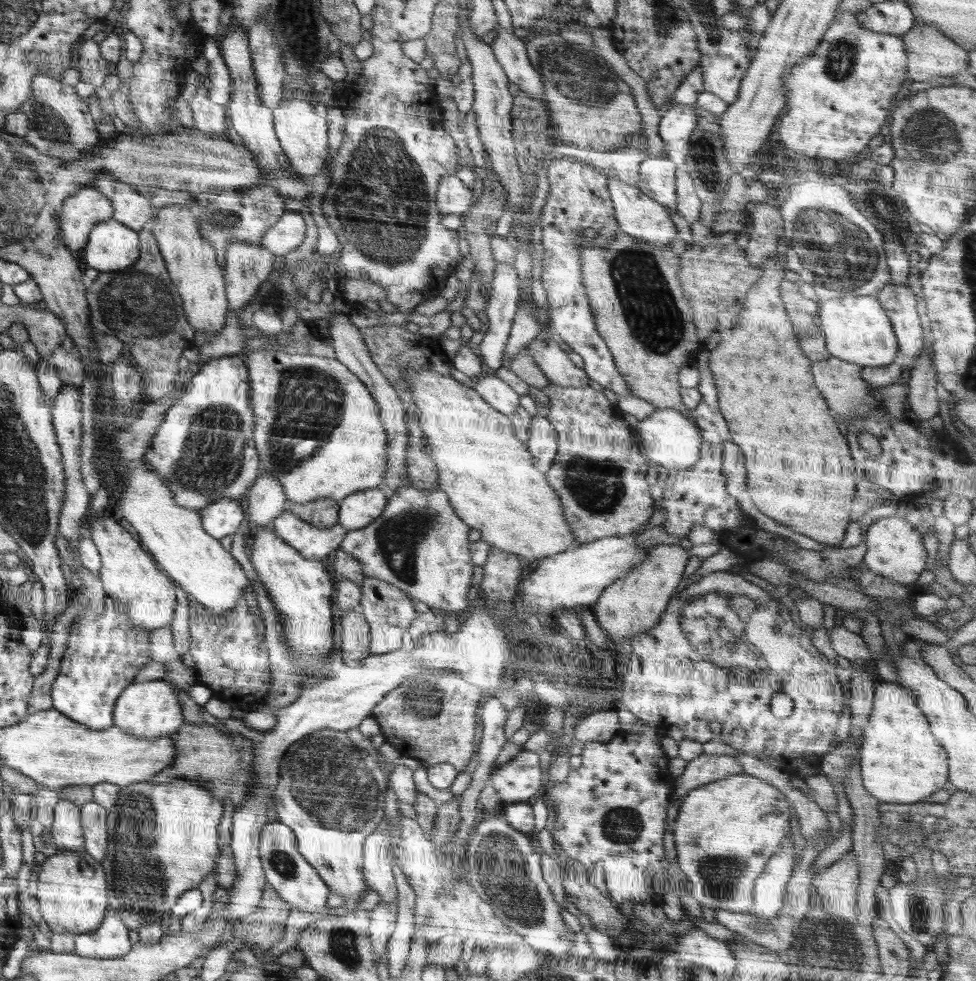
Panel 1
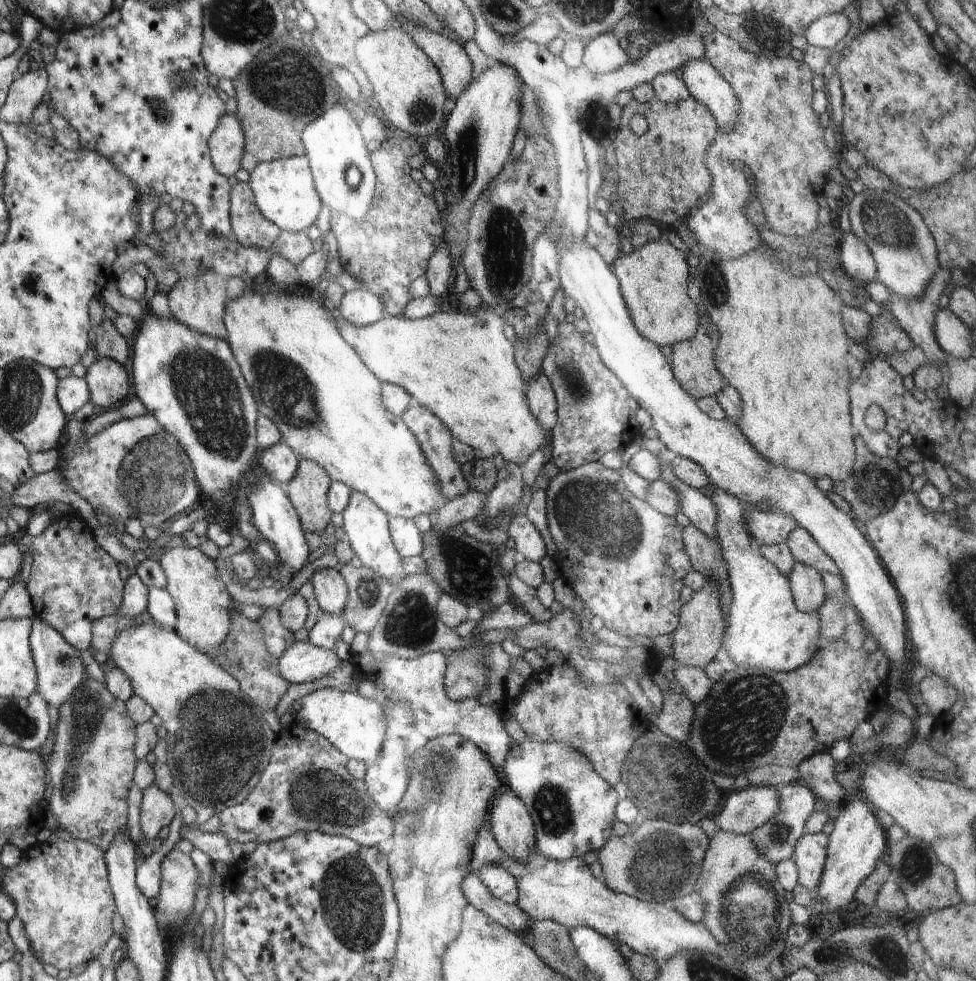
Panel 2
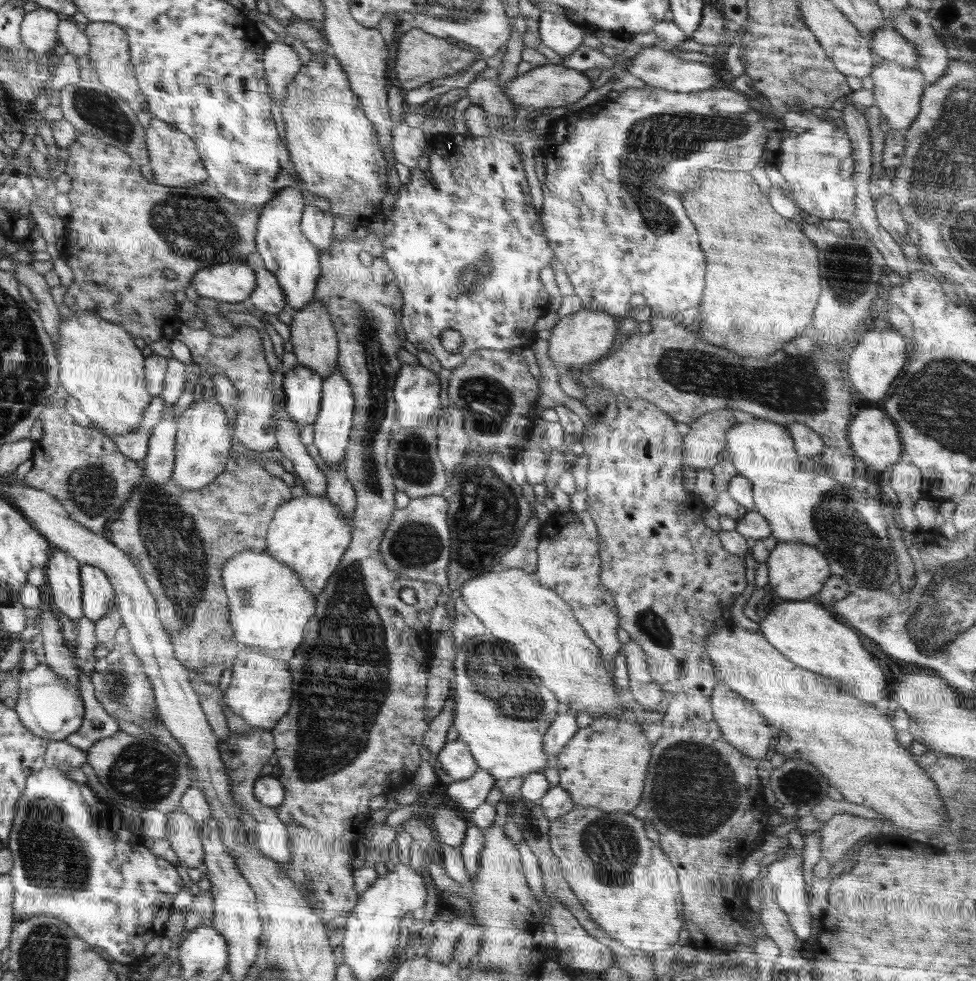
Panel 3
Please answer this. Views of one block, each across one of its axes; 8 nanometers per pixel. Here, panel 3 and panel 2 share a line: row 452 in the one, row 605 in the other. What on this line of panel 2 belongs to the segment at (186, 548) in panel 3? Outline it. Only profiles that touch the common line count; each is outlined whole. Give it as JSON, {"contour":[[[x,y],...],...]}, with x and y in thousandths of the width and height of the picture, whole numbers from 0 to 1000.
{"contour":[[[244,617],[237,620],[237,639],[232,652],[224,659],[222,665],[223,677],[242,693],[246,701],[269,725],[281,724],[285,716],[297,699],[297,696],[286,686],[286,672],[276,667],[270,654],[270,643],[267,638],[253,627],[246,625]]]}

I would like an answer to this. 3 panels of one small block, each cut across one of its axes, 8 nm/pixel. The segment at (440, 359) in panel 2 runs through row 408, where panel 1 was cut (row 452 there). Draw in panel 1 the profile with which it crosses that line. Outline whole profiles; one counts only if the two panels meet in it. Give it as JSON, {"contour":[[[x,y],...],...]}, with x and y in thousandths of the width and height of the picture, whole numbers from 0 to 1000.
{"contour":[[[413,375],[411,377],[413,384],[419,391],[419,401],[422,403],[423,412],[427,416],[427,427],[429,428],[432,440],[435,444],[435,458],[440,461],[440,466],[447,472],[448,480],[450,483],[450,494],[453,502],[459,506],[459,512],[465,520],[466,524],[476,533],[480,534],[482,539],[492,541],[493,549],[498,552],[502,558],[510,559],[516,563],[527,565],[533,569],[539,569],[539,573],[551,573],[559,570],[561,567],[567,567],[571,564],[576,564],[583,559],[591,556],[589,546],[582,538],[582,532],[578,530],[576,524],[576,516],[572,512],[572,506],[568,504],[568,499],[561,495],[559,484],[555,483],[548,475],[548,467],[543,463],[538,451],[535,451],[527,440],[527,435],[524,431],[524,425],[507,416],[504,416],[486,397],[484,393],[471,390],[462,383],[453,383],[444,377],[429,377],[426,379],[421,375]]]}

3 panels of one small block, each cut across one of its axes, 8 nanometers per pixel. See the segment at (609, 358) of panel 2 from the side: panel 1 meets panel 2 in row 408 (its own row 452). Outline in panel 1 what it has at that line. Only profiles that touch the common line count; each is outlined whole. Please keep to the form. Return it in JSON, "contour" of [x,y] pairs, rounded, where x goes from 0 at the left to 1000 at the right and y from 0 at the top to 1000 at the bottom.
{"contour":[[[672,417],[665,425],[654,431],[650,439],[661,451],[660,461],[668,474],[683,477],[688,483],[709,477],[716,468],[719,437],[712,431],[713,427],[701,424],[693,417]]]}

